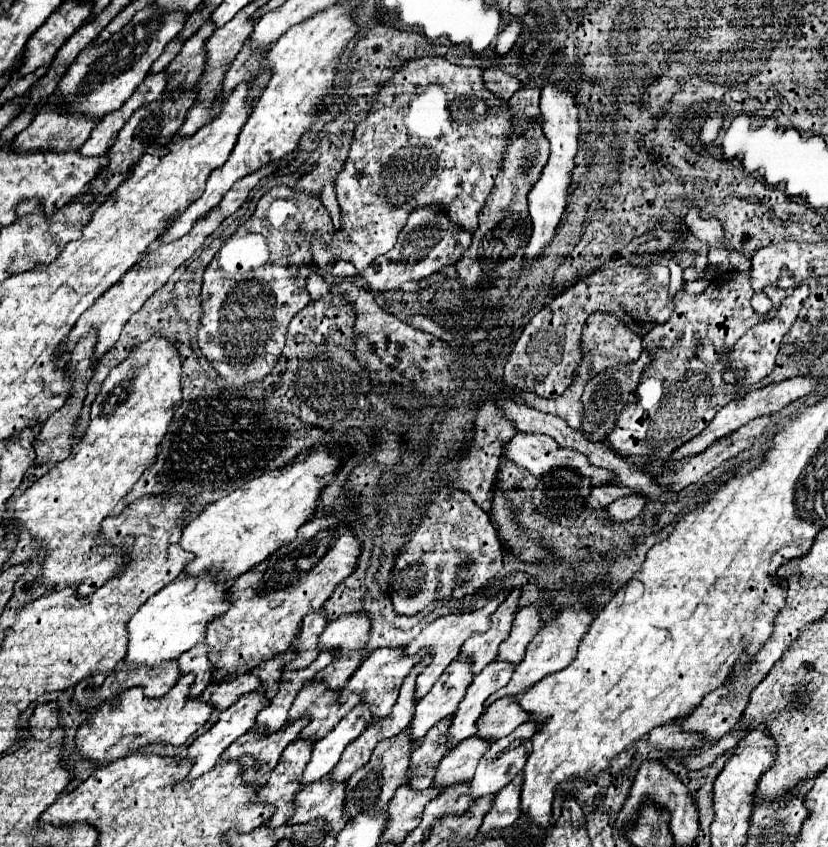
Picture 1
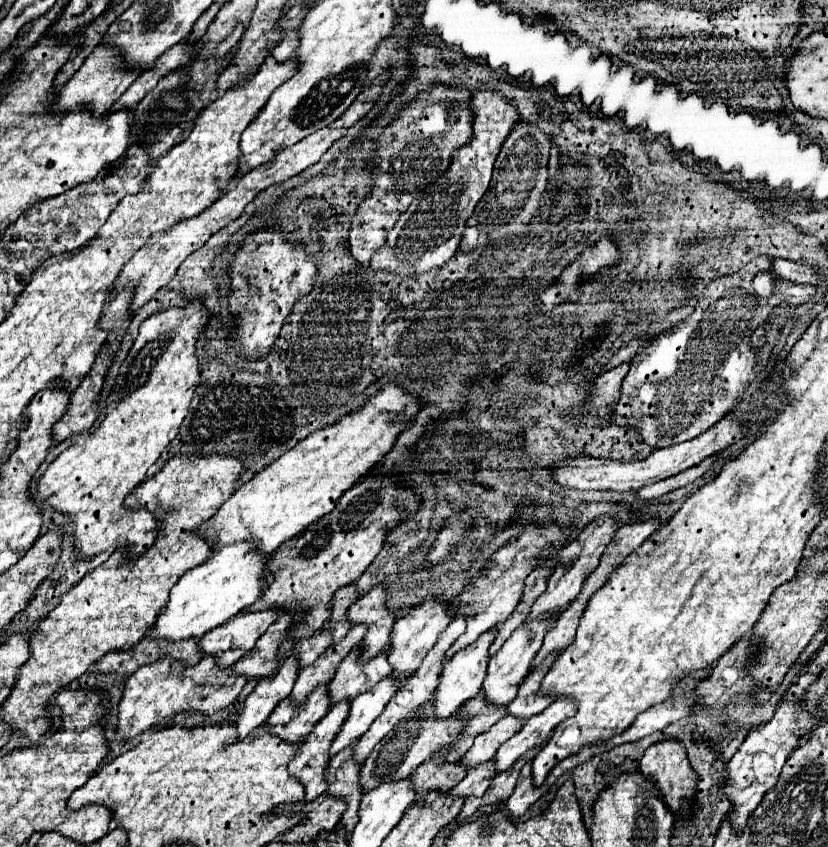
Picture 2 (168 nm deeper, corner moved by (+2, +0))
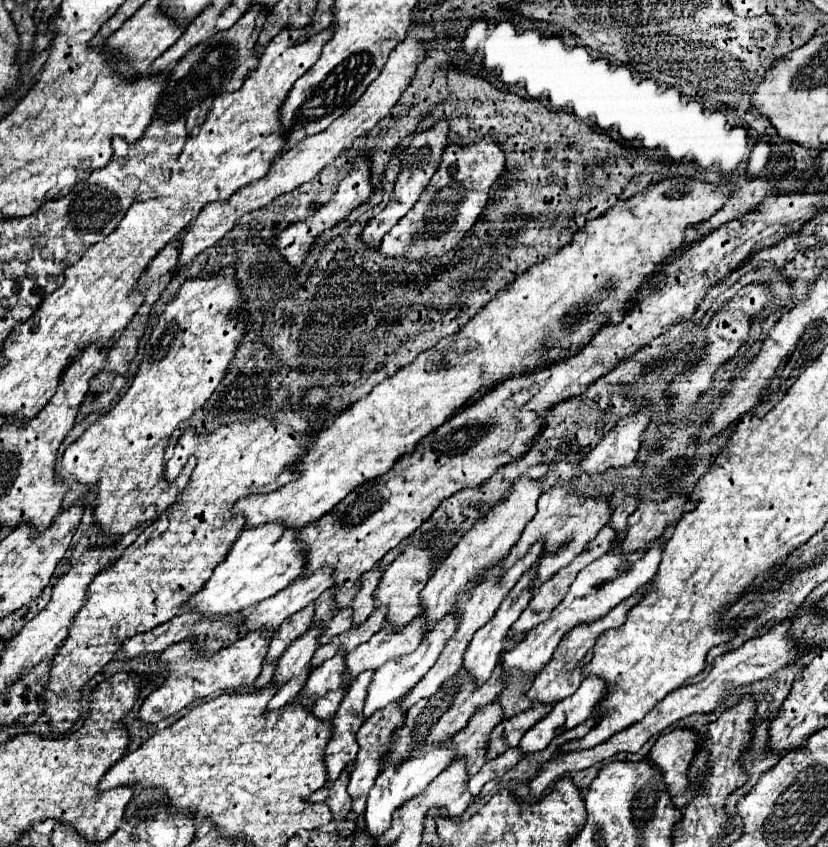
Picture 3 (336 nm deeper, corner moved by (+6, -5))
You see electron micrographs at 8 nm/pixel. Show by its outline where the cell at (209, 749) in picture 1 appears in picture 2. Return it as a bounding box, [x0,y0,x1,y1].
[235,657,297,739]

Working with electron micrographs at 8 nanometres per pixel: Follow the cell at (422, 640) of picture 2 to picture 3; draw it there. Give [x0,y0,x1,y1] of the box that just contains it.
[421,464,549,628]

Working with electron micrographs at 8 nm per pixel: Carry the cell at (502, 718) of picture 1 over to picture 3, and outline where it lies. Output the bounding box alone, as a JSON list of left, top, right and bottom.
[527,584,649,704]

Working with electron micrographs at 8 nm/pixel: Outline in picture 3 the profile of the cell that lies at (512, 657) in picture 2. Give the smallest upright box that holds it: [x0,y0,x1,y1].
[501,534,667,676]

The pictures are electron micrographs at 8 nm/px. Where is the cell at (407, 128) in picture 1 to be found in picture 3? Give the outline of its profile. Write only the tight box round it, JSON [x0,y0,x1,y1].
[361,120,449,244]

